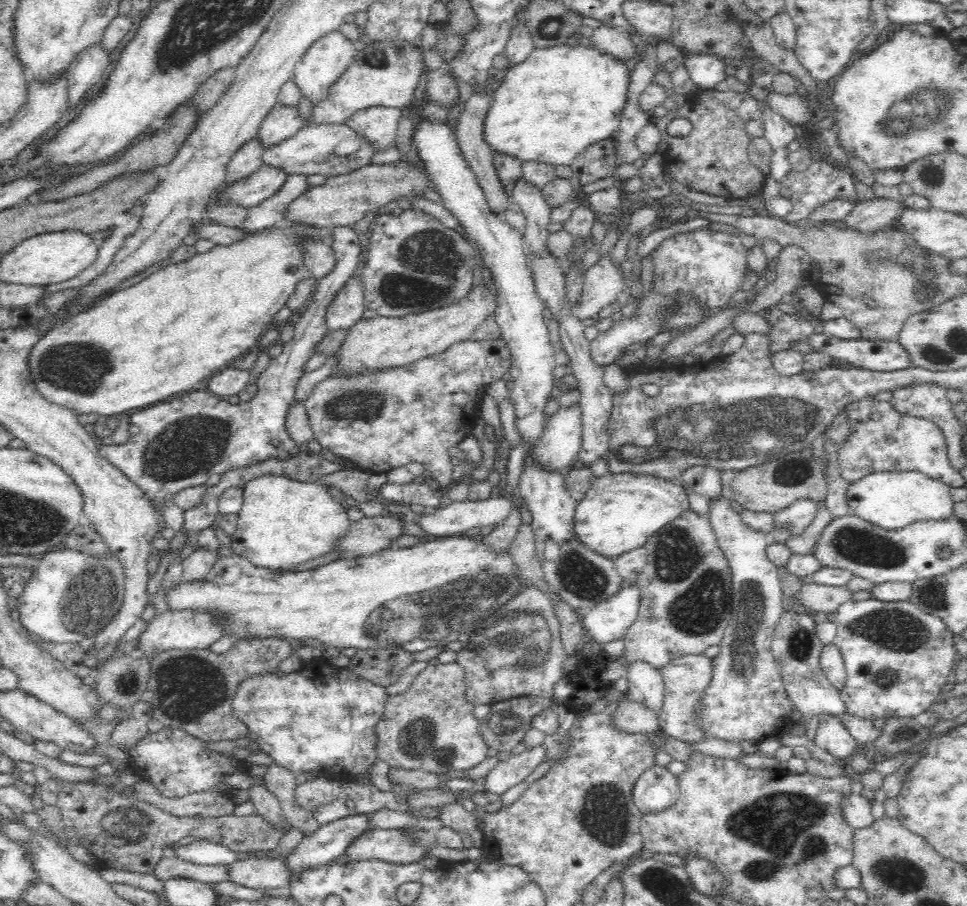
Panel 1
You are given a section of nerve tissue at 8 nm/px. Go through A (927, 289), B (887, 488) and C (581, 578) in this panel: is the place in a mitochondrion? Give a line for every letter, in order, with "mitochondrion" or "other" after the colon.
A: mitochondrion
B: other
C: mitochondrion

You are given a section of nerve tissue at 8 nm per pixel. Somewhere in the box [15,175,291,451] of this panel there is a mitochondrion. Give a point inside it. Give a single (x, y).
(81, 367)

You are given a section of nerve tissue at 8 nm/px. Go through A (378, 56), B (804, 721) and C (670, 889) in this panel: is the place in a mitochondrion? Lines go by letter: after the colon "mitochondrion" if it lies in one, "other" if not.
A: mitochondrion
B: other
C: mitochondrion

